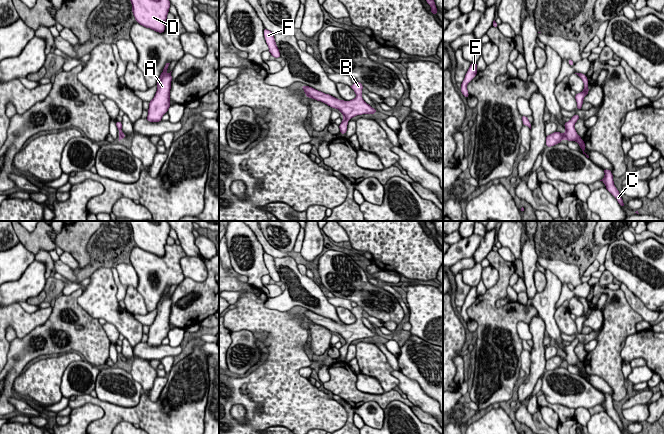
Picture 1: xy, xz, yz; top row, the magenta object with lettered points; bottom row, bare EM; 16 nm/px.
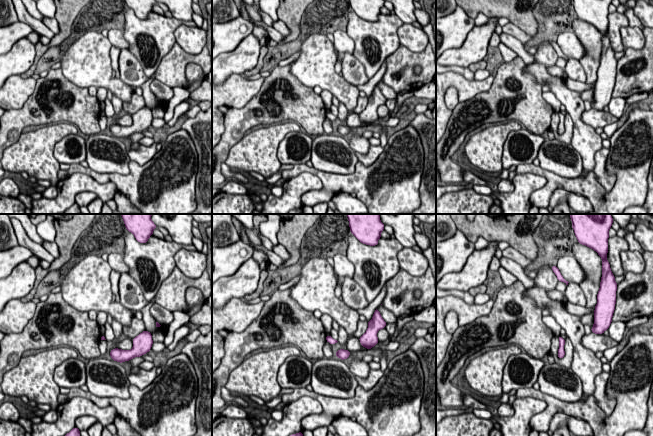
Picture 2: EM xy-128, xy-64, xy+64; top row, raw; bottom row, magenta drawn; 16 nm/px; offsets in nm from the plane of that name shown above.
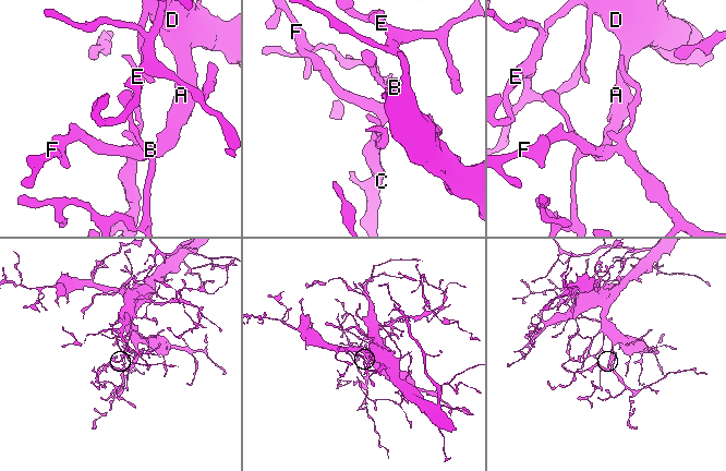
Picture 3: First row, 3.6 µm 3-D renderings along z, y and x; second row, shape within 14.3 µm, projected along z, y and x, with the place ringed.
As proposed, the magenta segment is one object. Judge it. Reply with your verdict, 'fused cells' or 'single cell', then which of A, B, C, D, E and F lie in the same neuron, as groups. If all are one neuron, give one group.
single cell; groups A B C D E F

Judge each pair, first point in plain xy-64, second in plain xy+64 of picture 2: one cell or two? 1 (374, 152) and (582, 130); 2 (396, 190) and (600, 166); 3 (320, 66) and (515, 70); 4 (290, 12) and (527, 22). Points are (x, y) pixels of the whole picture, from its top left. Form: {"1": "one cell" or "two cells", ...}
{"1": "two cells", "2": "two cells", "3": "two cells", "4": "one cell"}

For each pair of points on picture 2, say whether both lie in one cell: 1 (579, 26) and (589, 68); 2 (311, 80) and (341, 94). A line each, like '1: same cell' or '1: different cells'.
1: same cell
2: same cell

